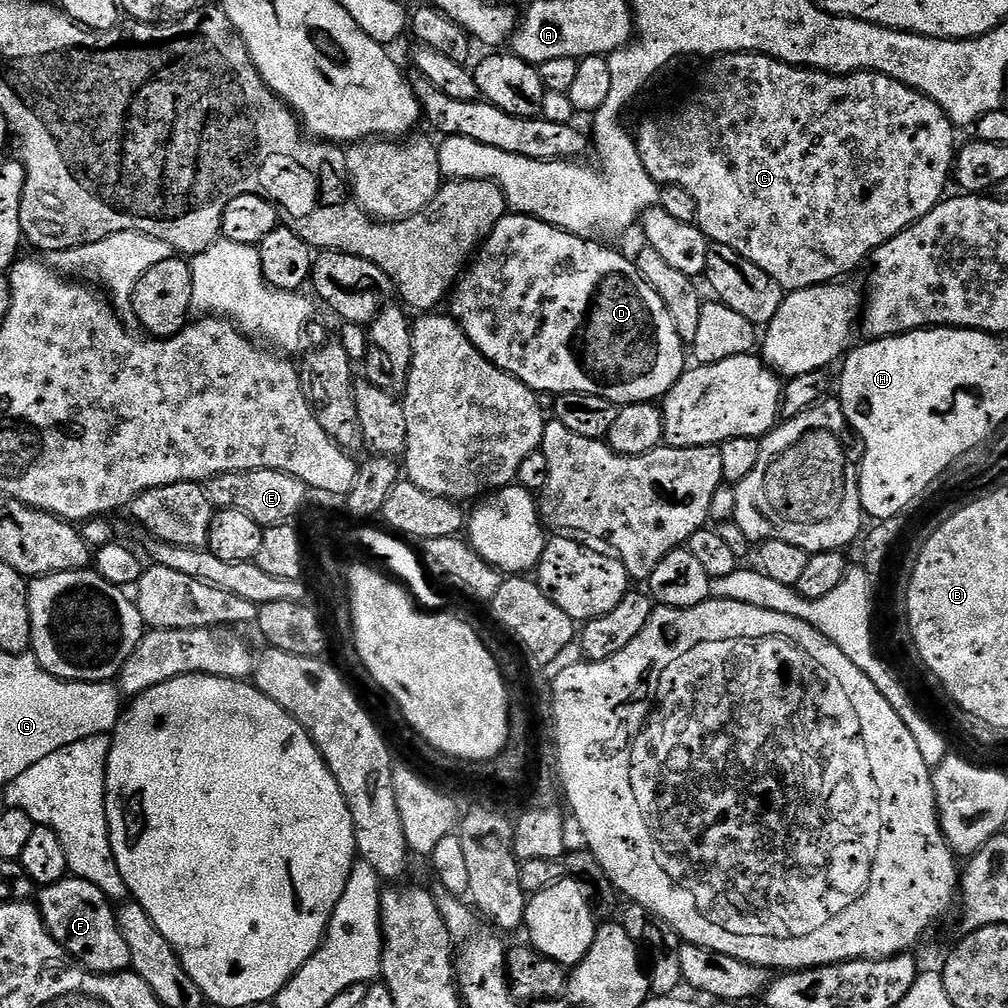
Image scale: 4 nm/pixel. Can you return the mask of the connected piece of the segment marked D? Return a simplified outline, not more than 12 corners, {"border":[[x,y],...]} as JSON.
{"border":[[505,214],[450,293],[537,394],[659,401],[686,345],[629,257]]}

